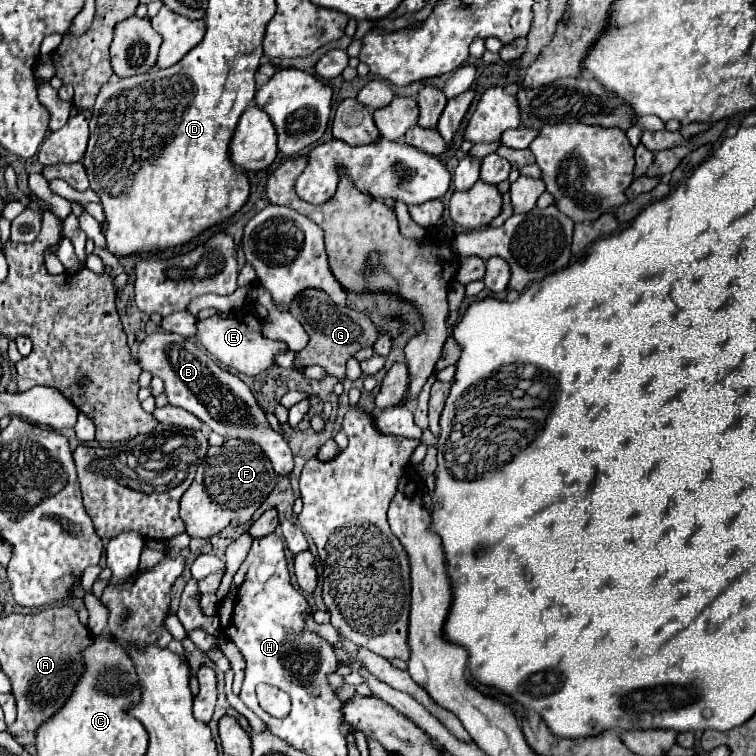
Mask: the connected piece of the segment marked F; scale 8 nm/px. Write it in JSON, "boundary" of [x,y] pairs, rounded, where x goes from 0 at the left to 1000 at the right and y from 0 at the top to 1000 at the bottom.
{"boundary":[[[299,582],[294,590],[278,590],[272,606],[259,622],[259,632],[238,661],[238,685],[254,712],[278,712],[299,696],[325,693],[365,640],[365,627],[344,590],[320,582]]]}

